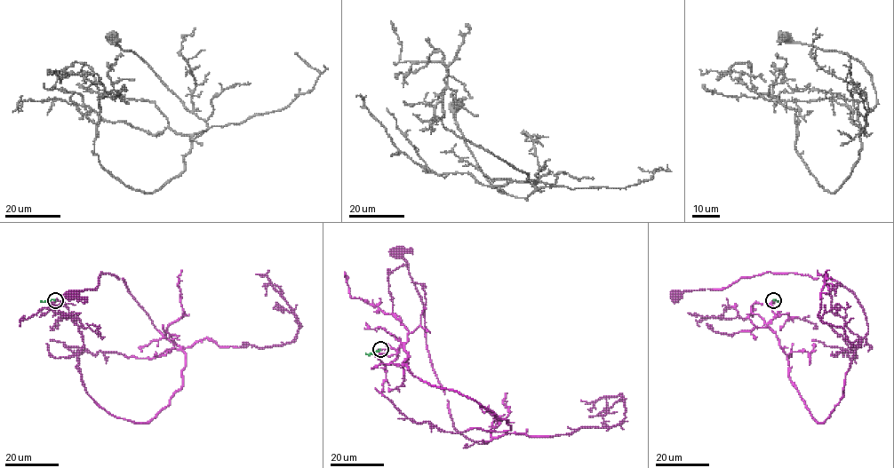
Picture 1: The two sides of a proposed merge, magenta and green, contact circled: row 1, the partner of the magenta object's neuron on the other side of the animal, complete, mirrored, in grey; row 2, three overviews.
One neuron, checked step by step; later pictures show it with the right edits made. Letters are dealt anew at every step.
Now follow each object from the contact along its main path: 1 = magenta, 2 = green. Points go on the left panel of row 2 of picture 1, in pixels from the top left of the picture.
1: (55, 299), (82, 334), (88, 394), (147, 423), (181, 388), (184, 350), (123, 278), (100, 272), (72, 296)
2: (55, 299), (40, 302)

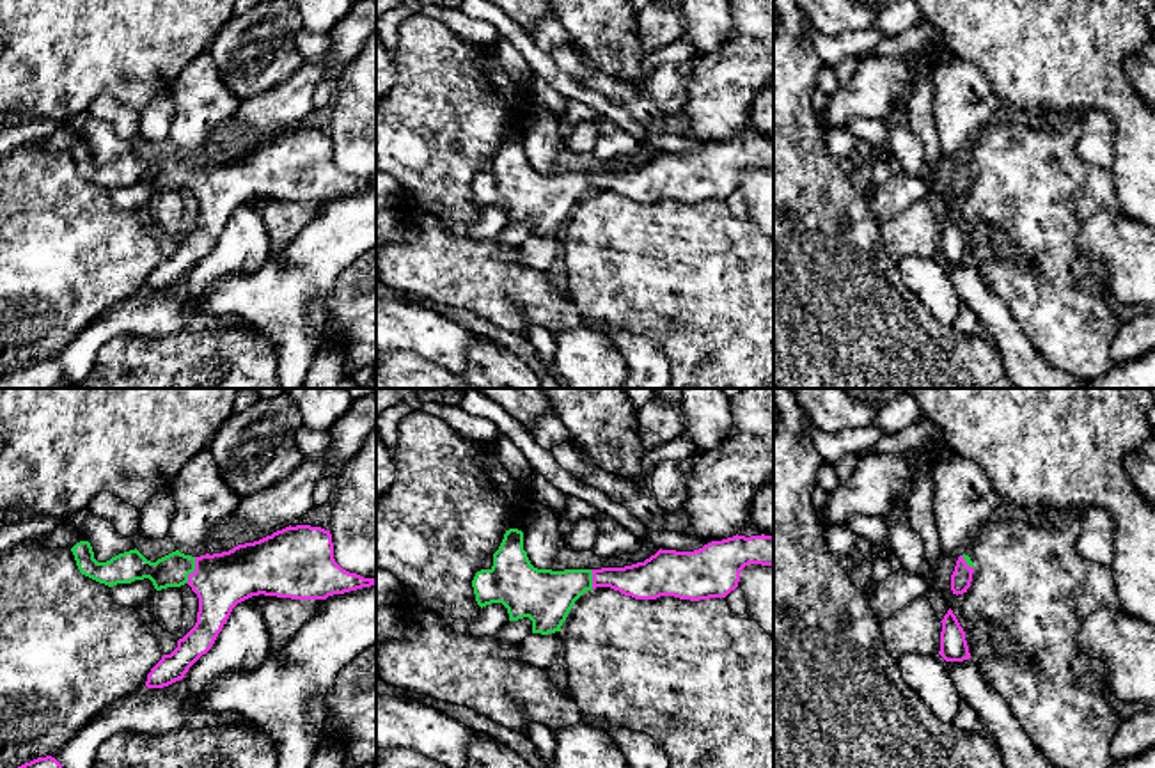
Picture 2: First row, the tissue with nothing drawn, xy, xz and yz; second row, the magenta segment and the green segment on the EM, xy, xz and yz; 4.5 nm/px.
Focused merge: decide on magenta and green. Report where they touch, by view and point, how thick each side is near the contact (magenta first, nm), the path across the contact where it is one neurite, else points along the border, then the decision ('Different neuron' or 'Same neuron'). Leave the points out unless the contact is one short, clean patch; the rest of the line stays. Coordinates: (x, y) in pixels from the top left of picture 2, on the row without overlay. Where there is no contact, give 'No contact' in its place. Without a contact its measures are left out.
Touches magenta at xy (196, 172). Thickness 260 nm (magenta) against 150 nm. Path across: xy (220, 183), (196, 172), (172, 172). Same neuron

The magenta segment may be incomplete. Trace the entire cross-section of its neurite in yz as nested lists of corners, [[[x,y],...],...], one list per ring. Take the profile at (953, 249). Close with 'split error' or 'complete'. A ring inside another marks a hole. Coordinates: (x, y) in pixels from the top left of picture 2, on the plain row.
[[[949,211],[944,218],[940,234],[940,254],[939,257],[946,264],[963,264],[970,261],[969,248],[965,243],[965,234],[960,229],[956,218]]]; complete

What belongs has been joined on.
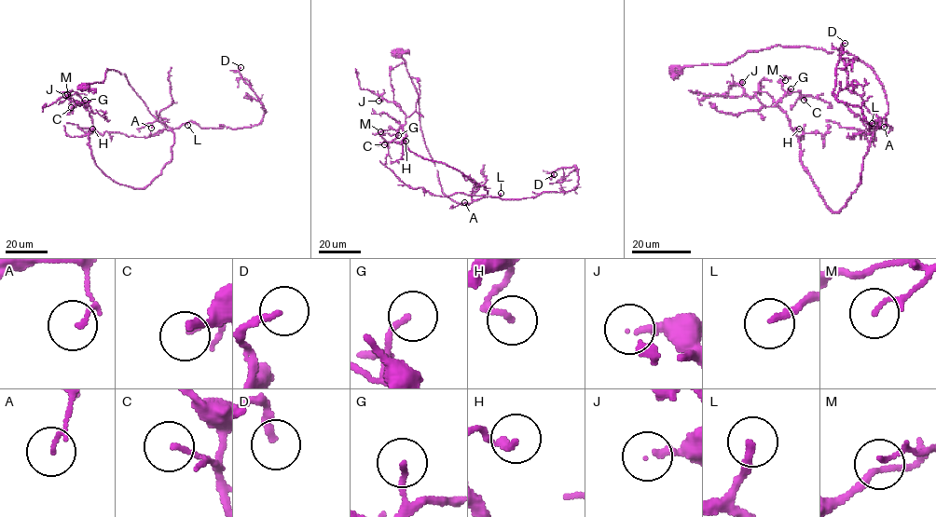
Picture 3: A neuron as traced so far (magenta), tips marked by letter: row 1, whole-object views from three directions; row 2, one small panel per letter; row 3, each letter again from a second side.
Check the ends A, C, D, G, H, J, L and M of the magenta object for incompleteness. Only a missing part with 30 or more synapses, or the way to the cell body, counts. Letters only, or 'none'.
L

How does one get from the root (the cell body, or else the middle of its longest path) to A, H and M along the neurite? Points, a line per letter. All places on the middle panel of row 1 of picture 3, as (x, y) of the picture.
A: (397, 52), (418, 93), (420, 128), (437, 170), (441, 191), (460, 204), (470, 202), (464, 202)
H: (397, 52), (418, 93), (420, 128), (441, 191), (461, 205), (487, 193), (458, 170), (411, 152), (406, 141)
M: (397, 52), (418, 93), (441, 191), (461, 205), (487, 193), (411, 152), (401, 125), (380, 131)

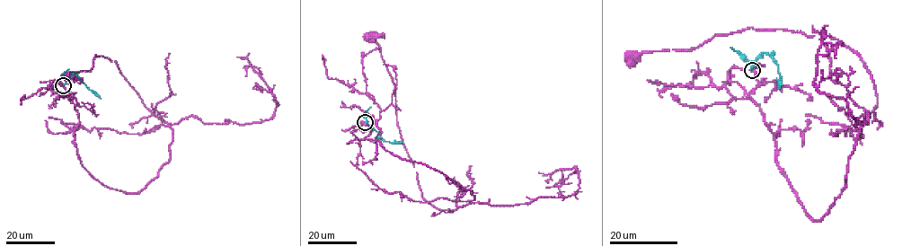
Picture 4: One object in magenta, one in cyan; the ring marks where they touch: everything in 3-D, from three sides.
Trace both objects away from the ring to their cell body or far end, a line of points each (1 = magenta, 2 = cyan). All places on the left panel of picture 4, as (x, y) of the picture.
1: (63, 85), (84, 167), (137, 193), (168, 162), (171, 127), (115, 61), (95, 55), (91, 70), (68, 76)
2: (63, 85), (76, 73), (101, 99)

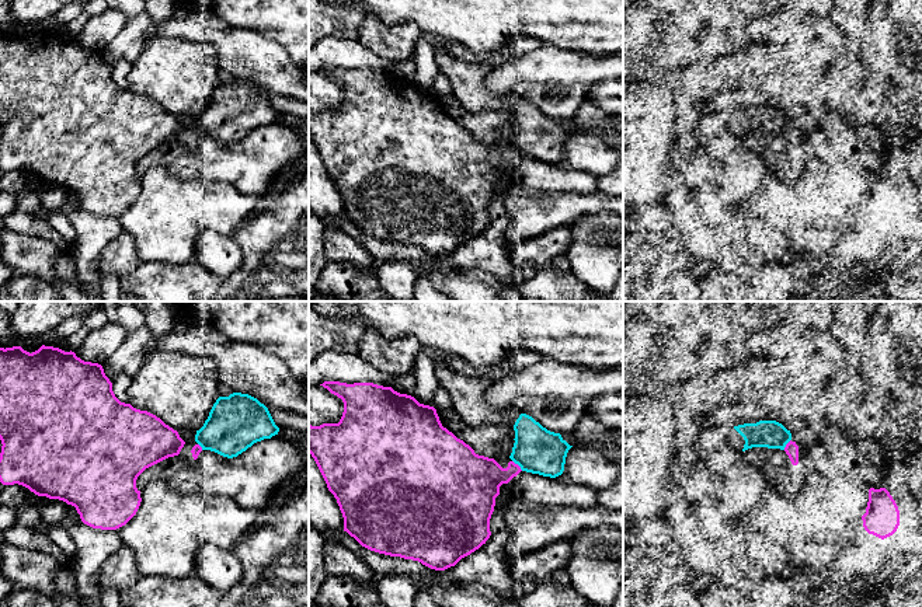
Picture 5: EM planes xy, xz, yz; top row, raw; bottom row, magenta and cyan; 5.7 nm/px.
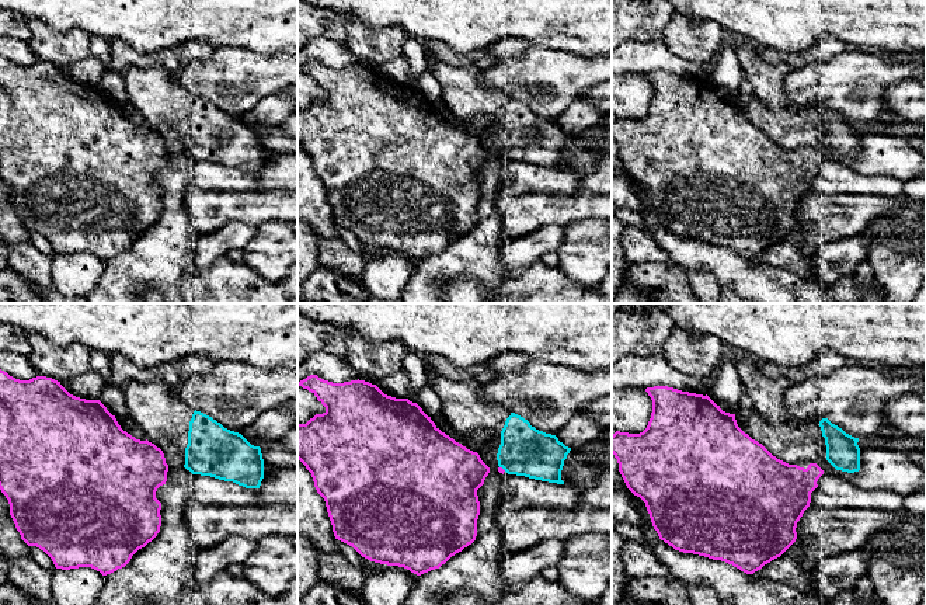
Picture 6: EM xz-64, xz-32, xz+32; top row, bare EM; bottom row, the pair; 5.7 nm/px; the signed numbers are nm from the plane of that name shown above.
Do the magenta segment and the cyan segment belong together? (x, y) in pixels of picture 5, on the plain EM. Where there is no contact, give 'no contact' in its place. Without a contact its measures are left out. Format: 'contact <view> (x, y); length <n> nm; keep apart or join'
contact xz (518, 152); length 90 nm; keep apart

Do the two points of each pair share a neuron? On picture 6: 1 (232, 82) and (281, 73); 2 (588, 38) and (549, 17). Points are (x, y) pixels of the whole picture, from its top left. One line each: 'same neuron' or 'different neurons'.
1: same neuron
2: same neuron

